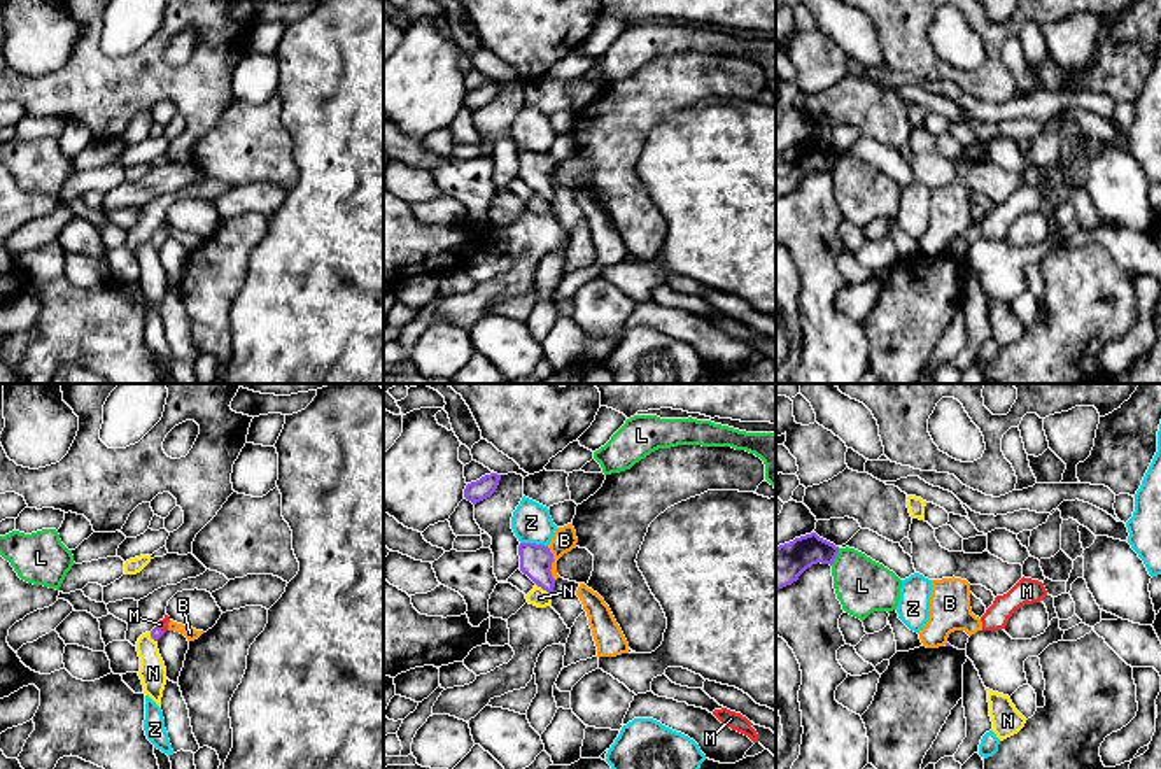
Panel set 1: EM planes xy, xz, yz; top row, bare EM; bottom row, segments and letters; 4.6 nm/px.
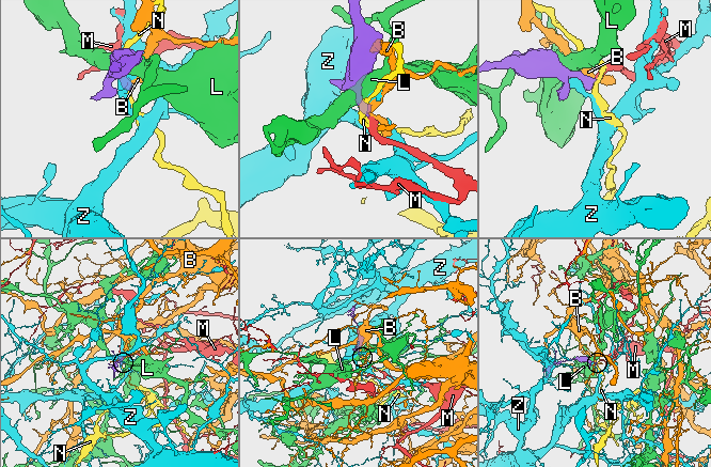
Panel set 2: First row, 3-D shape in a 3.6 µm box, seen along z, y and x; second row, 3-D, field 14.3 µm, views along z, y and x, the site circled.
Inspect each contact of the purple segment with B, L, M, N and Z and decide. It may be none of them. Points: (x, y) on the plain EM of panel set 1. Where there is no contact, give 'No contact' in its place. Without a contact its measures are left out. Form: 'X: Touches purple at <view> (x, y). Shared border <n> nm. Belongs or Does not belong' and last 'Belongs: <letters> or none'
B: Touches purple at xz (550, 172). Shared border 160 nm. Does not belong
L: Touches purple at yz (836, 163). Shared border 90 nm. Does not belong
M: Touches purple at xy (160, 237). Shared border 50 nm. Belongs
N: Touches purple at xz (543, 197). Shared border 90 nm. Does not belong
Z: Touches purple at xz (534, 151). Shared border 130 nm. Does not belong
Belongs: M

